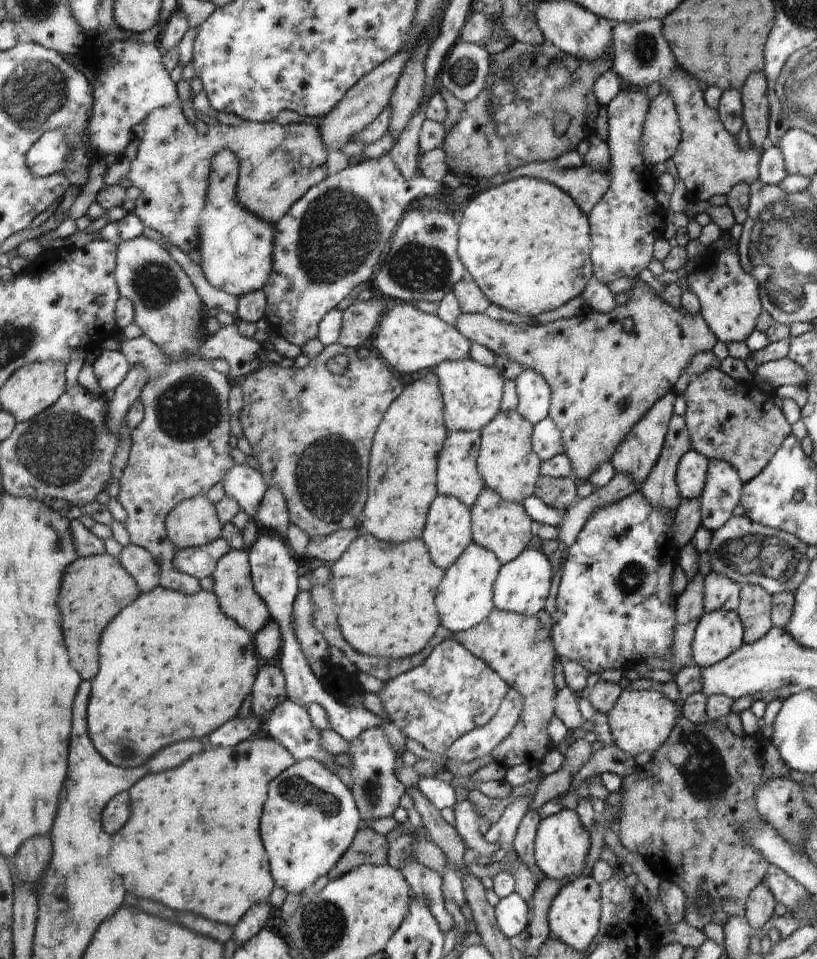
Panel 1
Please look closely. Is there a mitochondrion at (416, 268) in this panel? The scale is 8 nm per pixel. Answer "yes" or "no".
yes

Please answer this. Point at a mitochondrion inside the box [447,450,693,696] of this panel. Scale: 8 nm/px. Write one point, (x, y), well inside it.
(633, 577)

